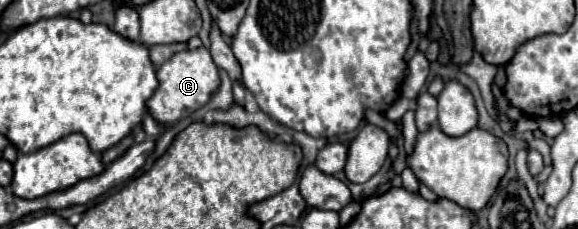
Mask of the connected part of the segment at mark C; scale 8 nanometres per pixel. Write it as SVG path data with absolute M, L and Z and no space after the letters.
M198 47L198 49L186 49L182 53L174 53L174 57L170 57L164 65L158 67L158 81L160 87L156 89L156 93L150 97L148 101L148 111L150 115L164 125L172 125L178 119L182 119L182 115L190 115L196 109L204 107L212 93L218 91L220 87L220 75L218 75L218 67L212 61L212 55L206 47Z

